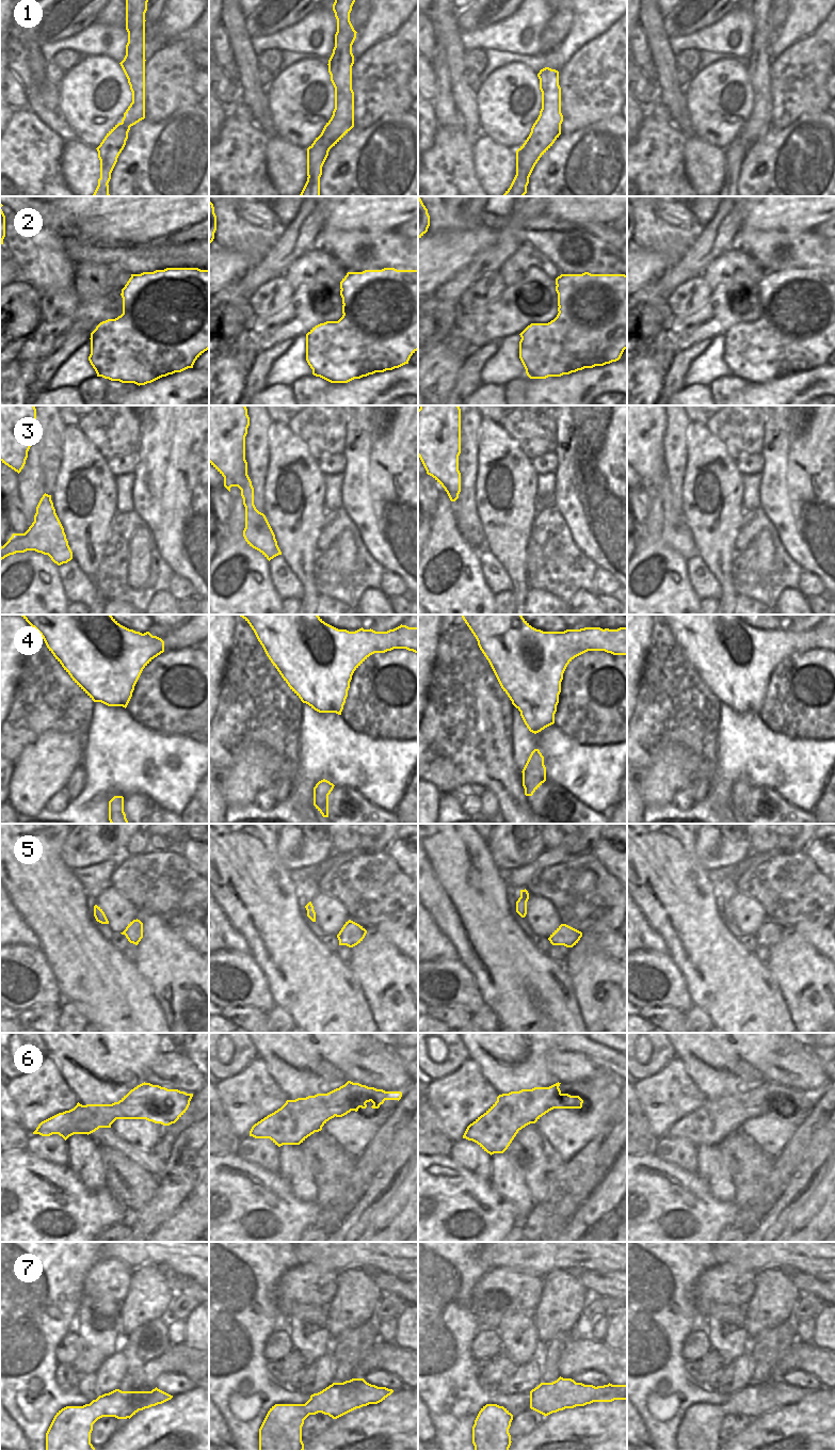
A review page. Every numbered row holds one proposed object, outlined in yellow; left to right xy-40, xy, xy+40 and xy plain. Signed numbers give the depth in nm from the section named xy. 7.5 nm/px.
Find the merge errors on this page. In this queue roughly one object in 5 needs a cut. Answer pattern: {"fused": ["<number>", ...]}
{"fused": ["1", "2"]}

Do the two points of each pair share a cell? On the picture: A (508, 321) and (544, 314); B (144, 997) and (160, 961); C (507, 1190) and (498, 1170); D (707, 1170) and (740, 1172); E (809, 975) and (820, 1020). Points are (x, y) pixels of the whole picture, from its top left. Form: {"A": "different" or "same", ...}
{"A": "same", "B": "different", "C": "same", "D": "different", "E": "same"}

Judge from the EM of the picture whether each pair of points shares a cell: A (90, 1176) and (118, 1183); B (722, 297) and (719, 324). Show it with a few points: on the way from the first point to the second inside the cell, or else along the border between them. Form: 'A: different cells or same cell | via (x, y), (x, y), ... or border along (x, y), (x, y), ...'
A: different cells | border along (99, 1155), (102, 1162), (105, 1184)
B: same cell | via (722, 303), (719, 318)

